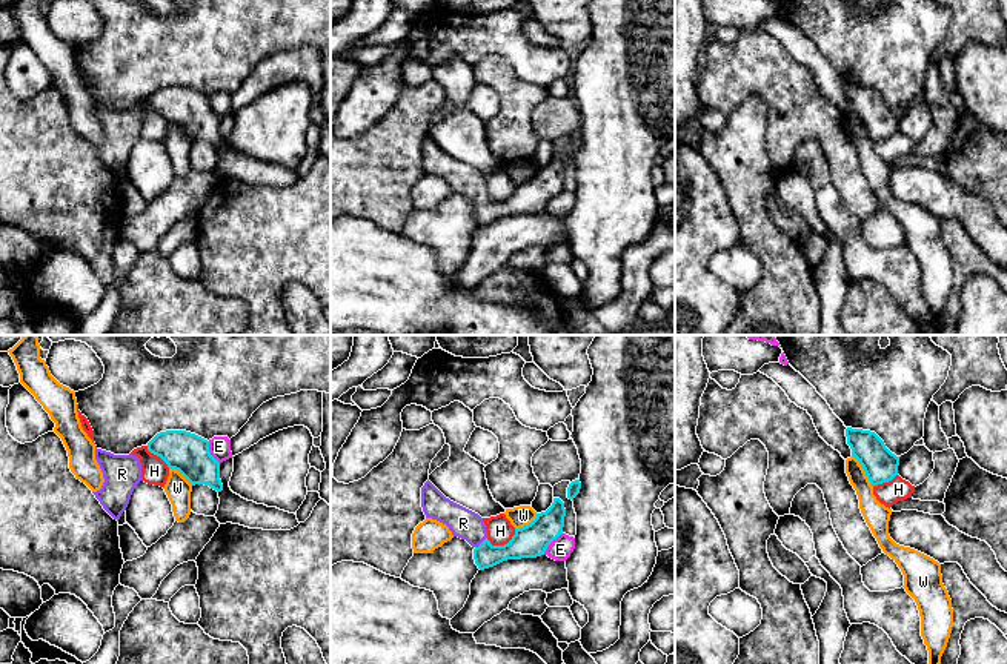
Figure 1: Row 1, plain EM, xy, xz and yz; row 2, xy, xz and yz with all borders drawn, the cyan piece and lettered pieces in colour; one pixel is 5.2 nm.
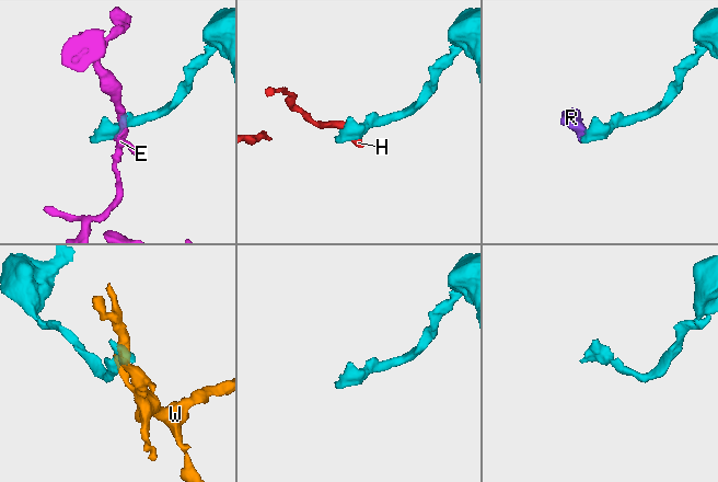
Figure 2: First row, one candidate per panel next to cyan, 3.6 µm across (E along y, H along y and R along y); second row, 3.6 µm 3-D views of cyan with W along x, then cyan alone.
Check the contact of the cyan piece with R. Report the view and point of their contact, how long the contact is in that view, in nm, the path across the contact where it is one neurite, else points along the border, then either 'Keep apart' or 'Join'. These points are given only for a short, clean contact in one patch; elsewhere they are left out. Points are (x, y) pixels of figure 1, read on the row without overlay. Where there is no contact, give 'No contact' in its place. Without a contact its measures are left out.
Touches cyan at xz (481, 199). Shared border 90 nm. Path across: xz (529, 197), (512, 206), (481, 199), (463, 179). Join

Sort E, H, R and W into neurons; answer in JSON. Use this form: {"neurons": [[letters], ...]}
{"neurons": [["E"], ["H"], ["R"], ["W"]]}

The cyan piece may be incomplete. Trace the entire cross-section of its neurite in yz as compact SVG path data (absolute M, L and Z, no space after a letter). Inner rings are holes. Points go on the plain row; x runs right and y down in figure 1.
M847 83L846 92L852 112L859 117L872 141L889 138L898 131L899 112L875 88Z

